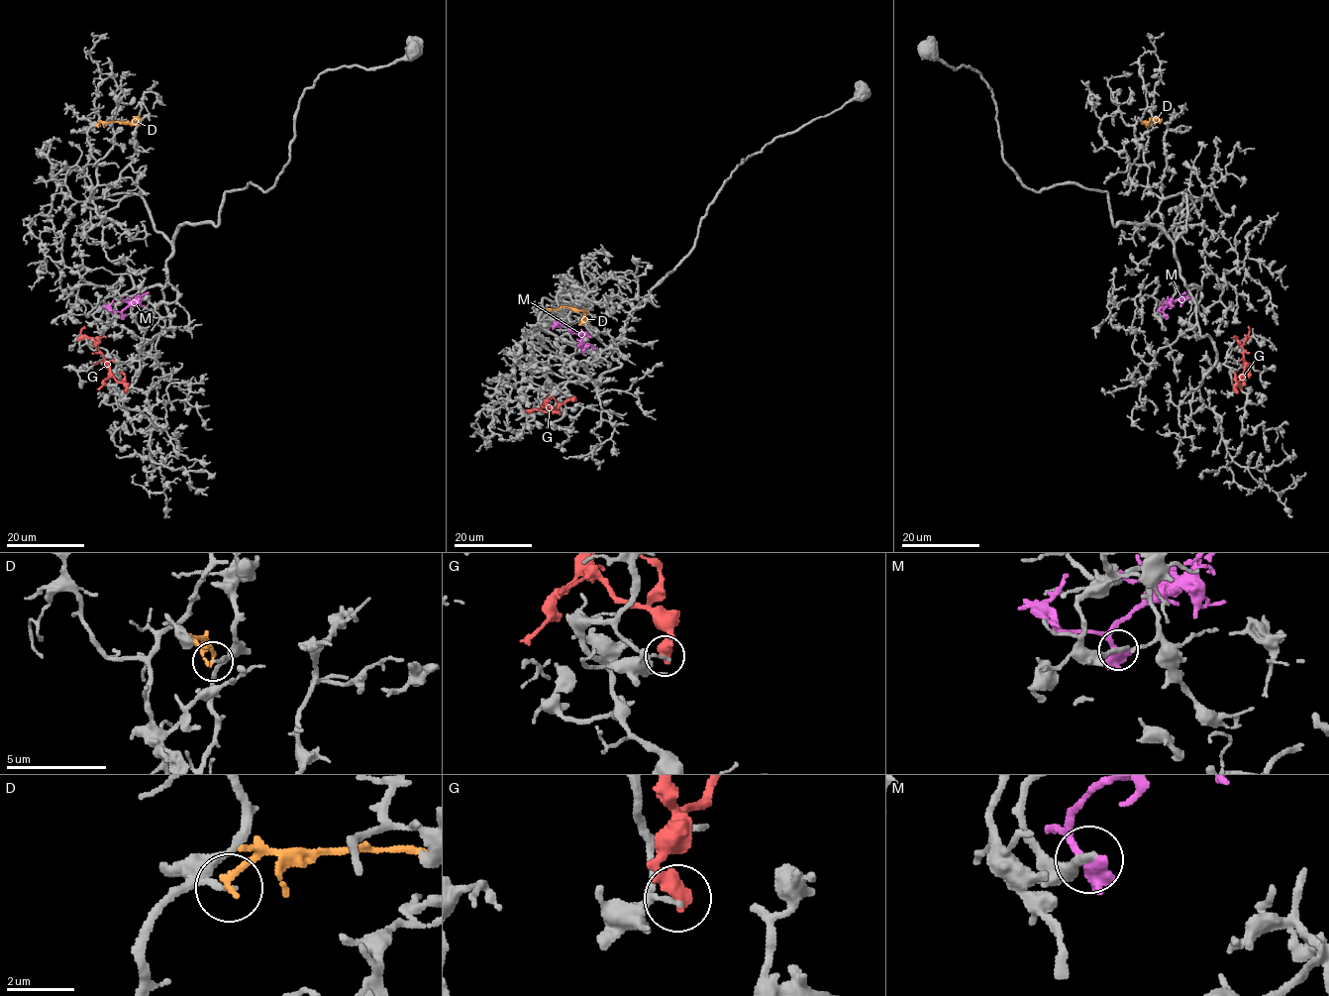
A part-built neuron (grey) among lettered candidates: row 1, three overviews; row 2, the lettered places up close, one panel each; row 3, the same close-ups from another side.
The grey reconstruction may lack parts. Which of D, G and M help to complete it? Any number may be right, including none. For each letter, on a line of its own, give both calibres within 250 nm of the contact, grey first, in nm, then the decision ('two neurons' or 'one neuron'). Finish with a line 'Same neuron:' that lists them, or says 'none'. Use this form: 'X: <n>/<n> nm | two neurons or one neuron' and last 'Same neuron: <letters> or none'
D: 180/200 nm | two neurons
G: 150/600 nm | two neurons
M: 320/600 nm | two neurons
Same neuron: none

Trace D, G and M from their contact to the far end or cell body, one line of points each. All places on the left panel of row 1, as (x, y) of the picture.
D: (97, 126), (101, 122), (137, 125), (138, 120), (132, 122)
G: (126, 392), (123, 385), (110, 373), (109, 365), (94, 340), (80, 333), (84, 326)
M: (123, 315), (122, 312), (135, 299), (149, 292)

